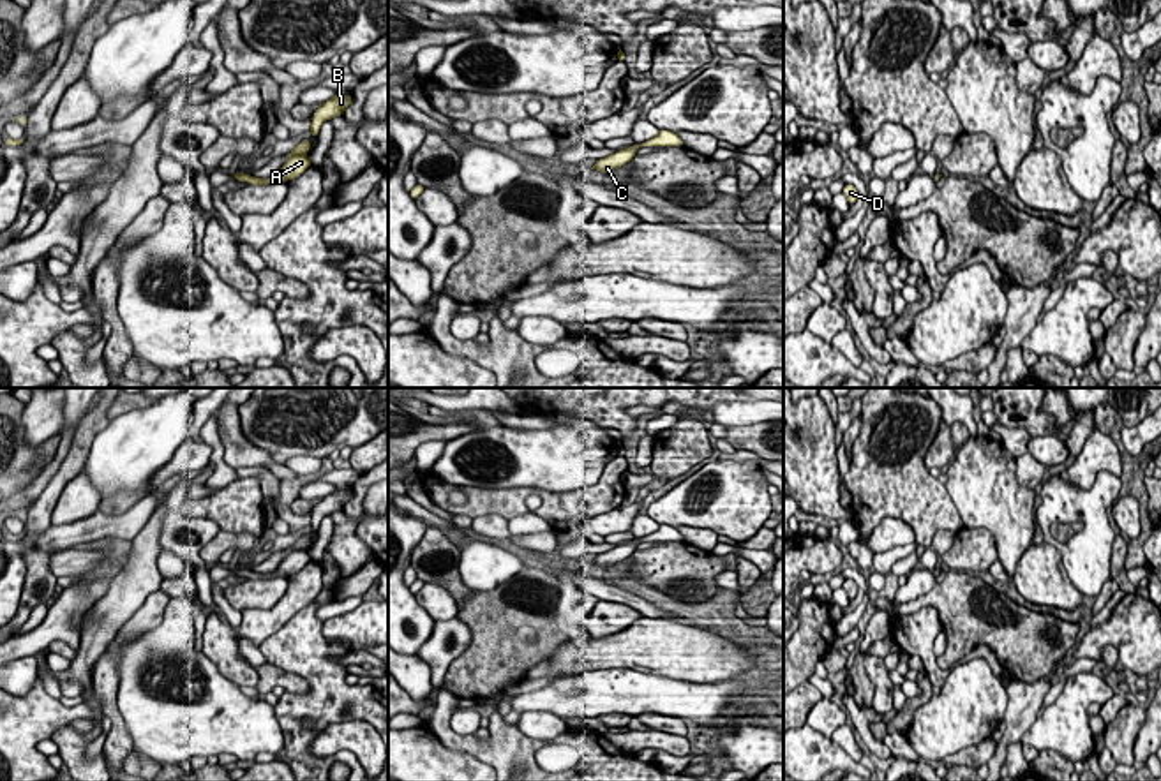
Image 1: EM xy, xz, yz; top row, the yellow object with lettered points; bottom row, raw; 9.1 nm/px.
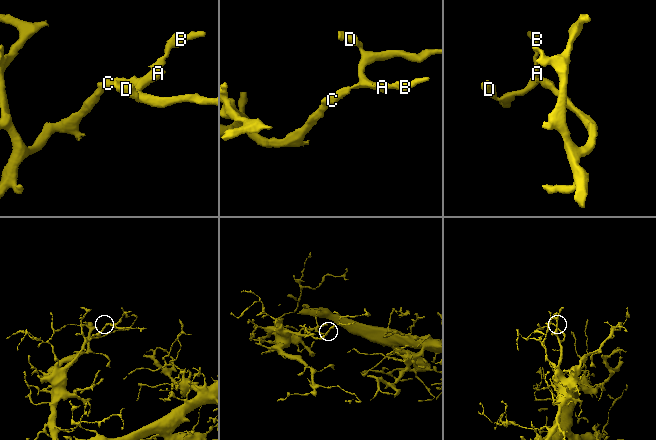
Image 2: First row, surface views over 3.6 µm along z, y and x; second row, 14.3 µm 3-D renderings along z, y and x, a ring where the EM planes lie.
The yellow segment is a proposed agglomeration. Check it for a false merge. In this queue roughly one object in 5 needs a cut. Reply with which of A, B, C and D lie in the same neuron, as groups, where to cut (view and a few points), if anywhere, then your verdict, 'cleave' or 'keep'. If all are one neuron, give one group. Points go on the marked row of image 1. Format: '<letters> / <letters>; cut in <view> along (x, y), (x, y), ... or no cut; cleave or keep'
A B C D; no cut; keep

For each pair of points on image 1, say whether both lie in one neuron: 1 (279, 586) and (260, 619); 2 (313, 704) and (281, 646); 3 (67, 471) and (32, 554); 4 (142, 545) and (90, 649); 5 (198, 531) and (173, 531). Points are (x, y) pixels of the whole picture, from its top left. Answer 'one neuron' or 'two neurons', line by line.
1: two neurons
2: one neuron
3: one neuron
4: one neuron
5: one neuron

